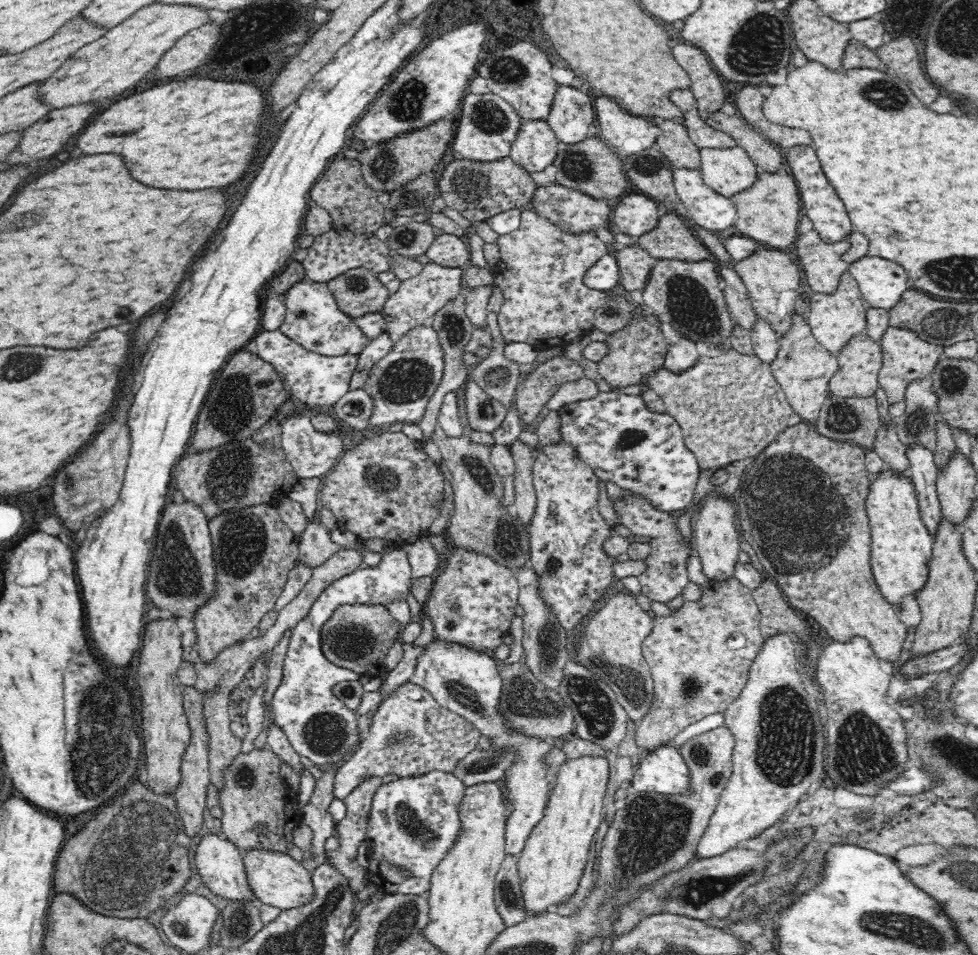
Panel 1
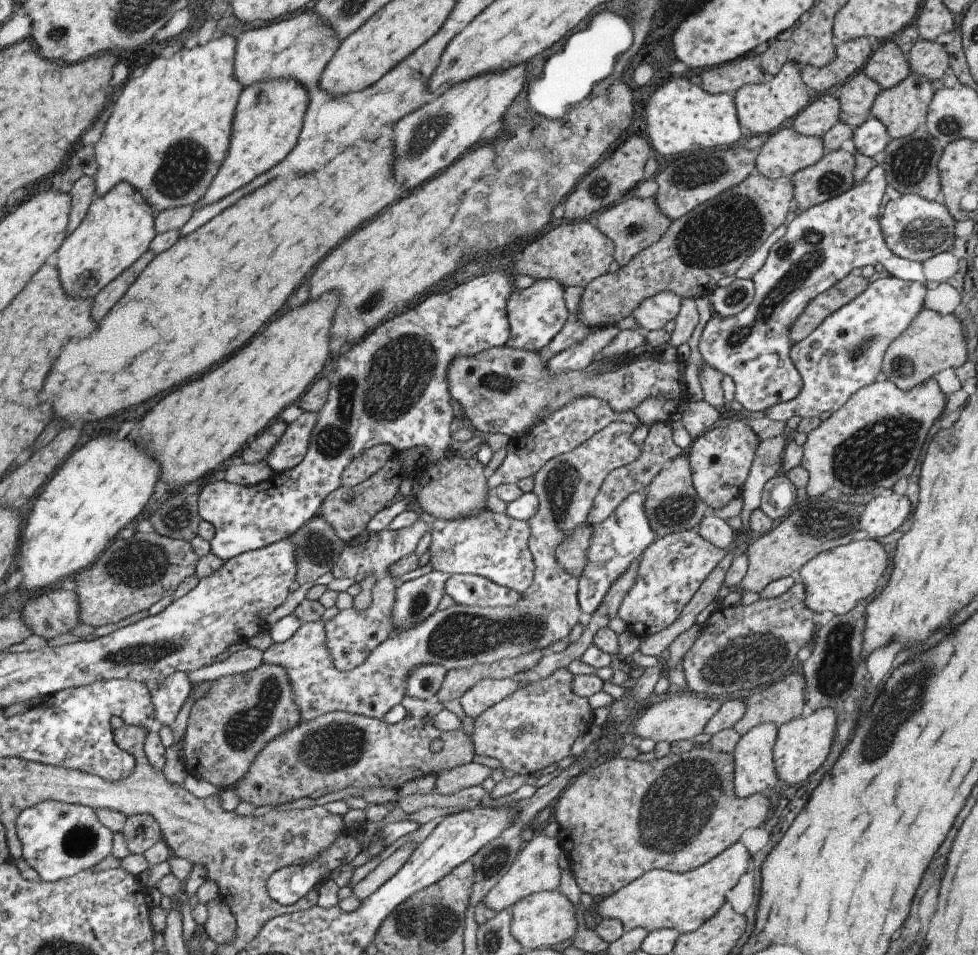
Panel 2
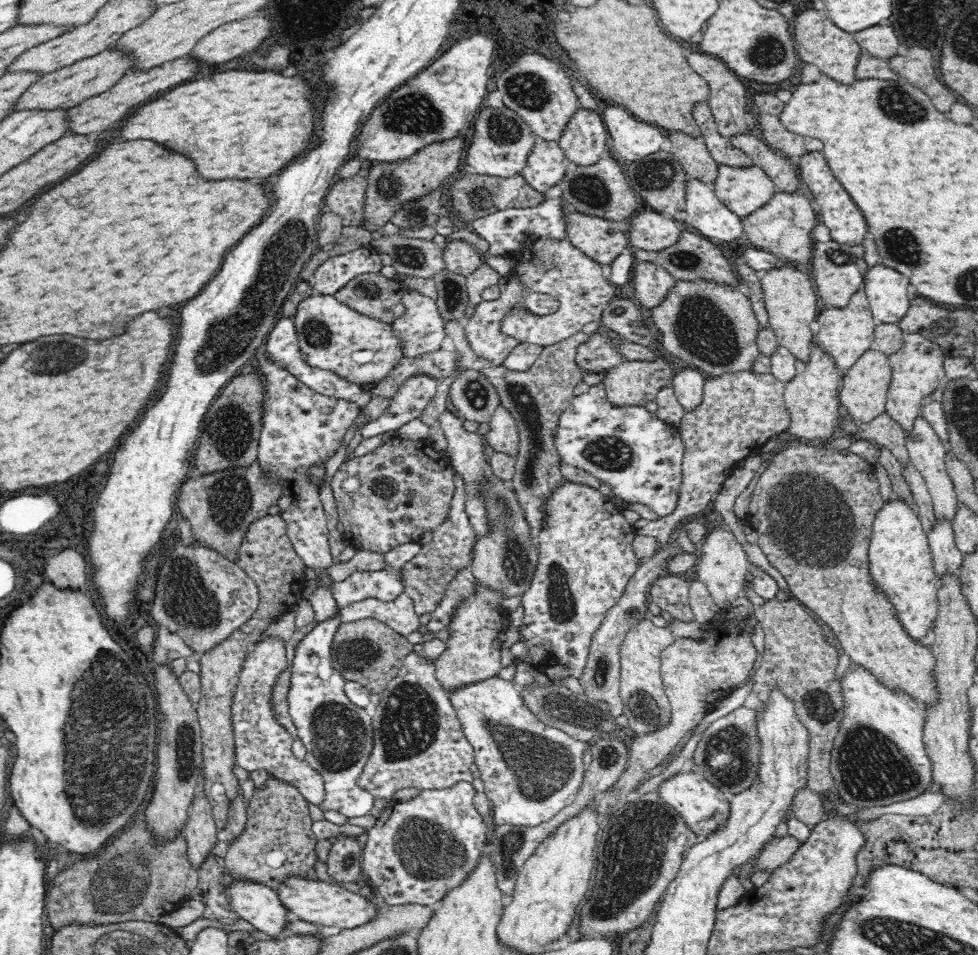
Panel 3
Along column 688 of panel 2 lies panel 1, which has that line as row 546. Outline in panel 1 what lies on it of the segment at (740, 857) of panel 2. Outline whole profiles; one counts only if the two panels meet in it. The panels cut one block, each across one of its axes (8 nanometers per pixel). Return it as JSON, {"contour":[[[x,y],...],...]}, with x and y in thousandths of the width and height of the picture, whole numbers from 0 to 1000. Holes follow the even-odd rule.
{"contour":[[[902,492],[888,505],[883,526],[891,557],[890,595],[902,624],[913,634],[920,632],[925,622],[937,622],[949,607],[949,586],[954,576],[955,562],[942,543],[940,526],[934,503],[928,495]]]}

